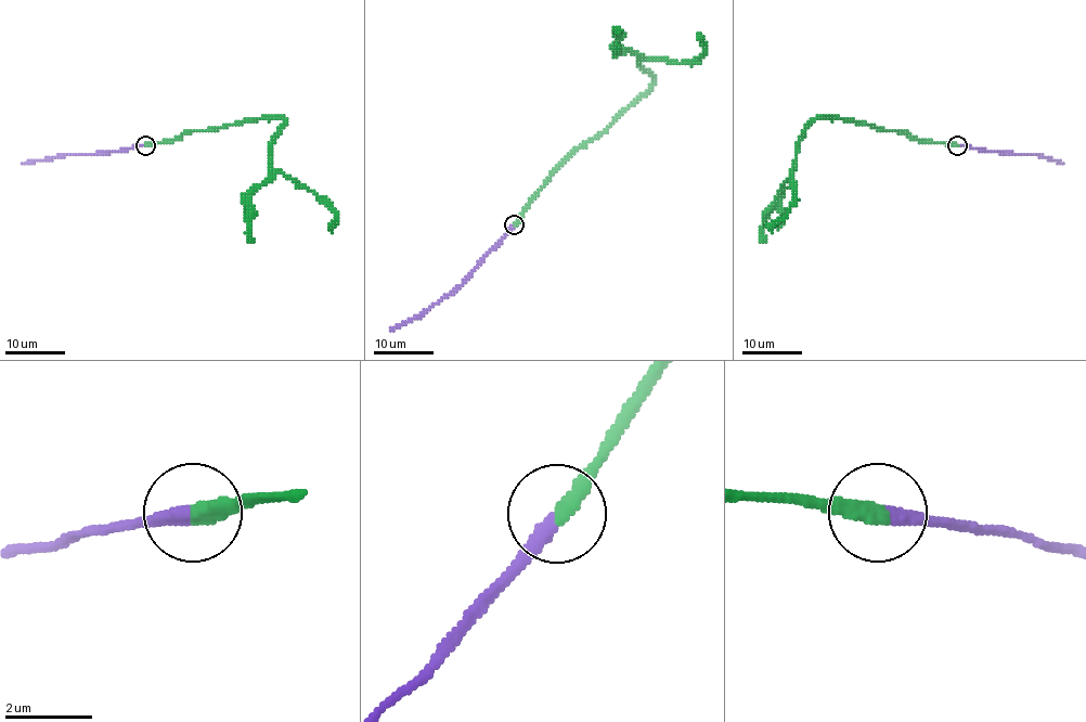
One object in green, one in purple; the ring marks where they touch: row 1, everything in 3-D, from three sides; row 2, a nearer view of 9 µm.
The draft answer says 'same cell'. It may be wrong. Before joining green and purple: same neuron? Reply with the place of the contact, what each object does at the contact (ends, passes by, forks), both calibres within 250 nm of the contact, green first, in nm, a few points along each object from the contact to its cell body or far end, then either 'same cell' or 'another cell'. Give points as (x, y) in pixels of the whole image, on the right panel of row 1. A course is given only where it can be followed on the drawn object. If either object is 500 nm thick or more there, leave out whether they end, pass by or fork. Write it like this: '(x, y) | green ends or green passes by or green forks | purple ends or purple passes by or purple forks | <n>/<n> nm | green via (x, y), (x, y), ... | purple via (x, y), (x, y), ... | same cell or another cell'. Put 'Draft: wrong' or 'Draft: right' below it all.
(957, 145) | green ends | purple ends | 380/340 nm | green via (957, 144), (919, 142), (900, 131), (817, 117), (800, 140), (790, 178), (794, 203), (779, 218), (765, 226) | purple via (957, 144), (1047, 156), (1062, 164) | same cell
Draft: right

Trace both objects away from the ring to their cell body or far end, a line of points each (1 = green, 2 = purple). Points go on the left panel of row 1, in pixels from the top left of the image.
1: (146, 144), (171, 142), (190, 131), (281, 117), (271, 166), (311, 190), (335, 214), (327, 226)
2: (146, 144), (110, 152), (50, 156), (23, 164)

